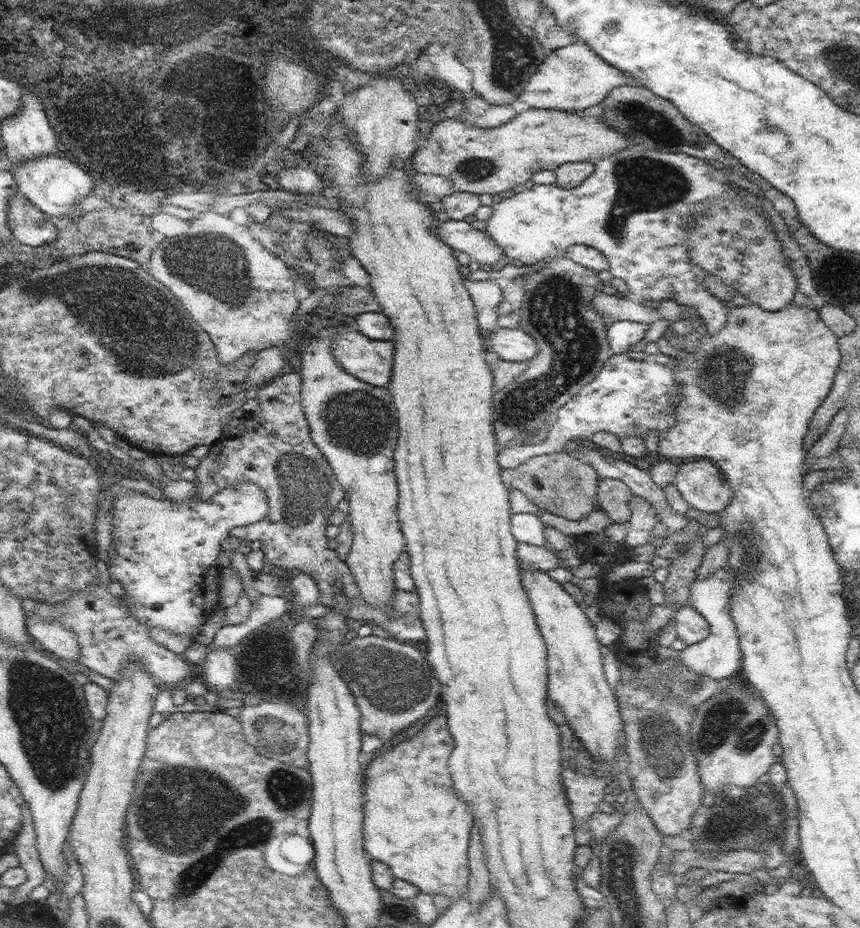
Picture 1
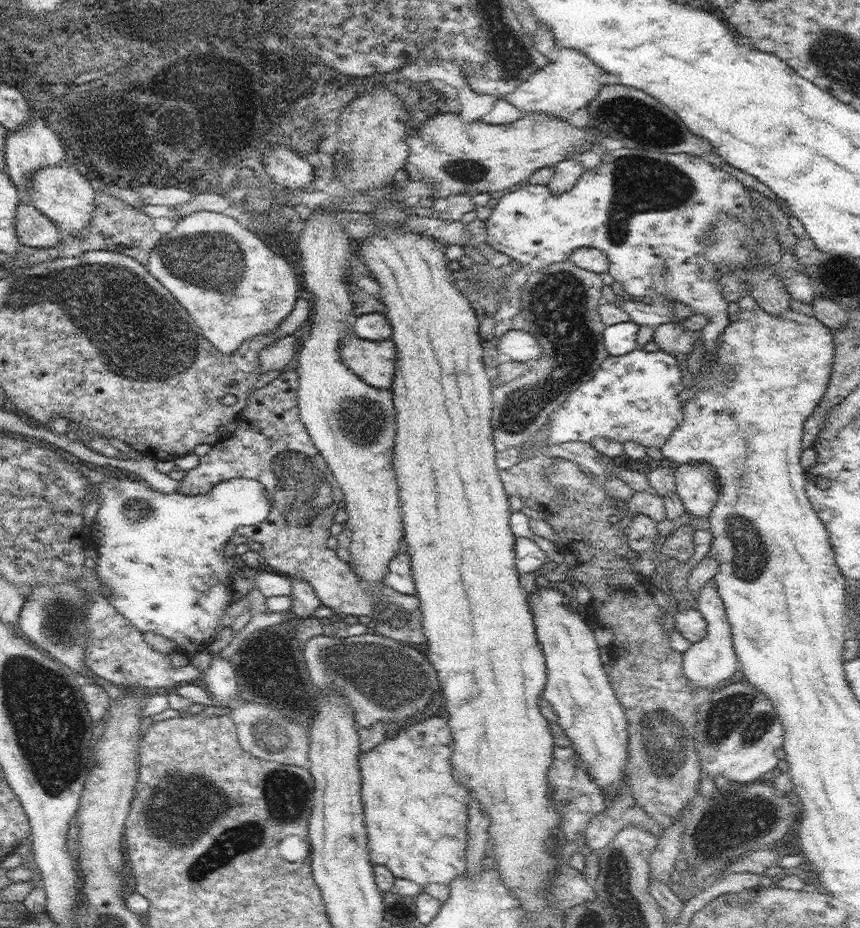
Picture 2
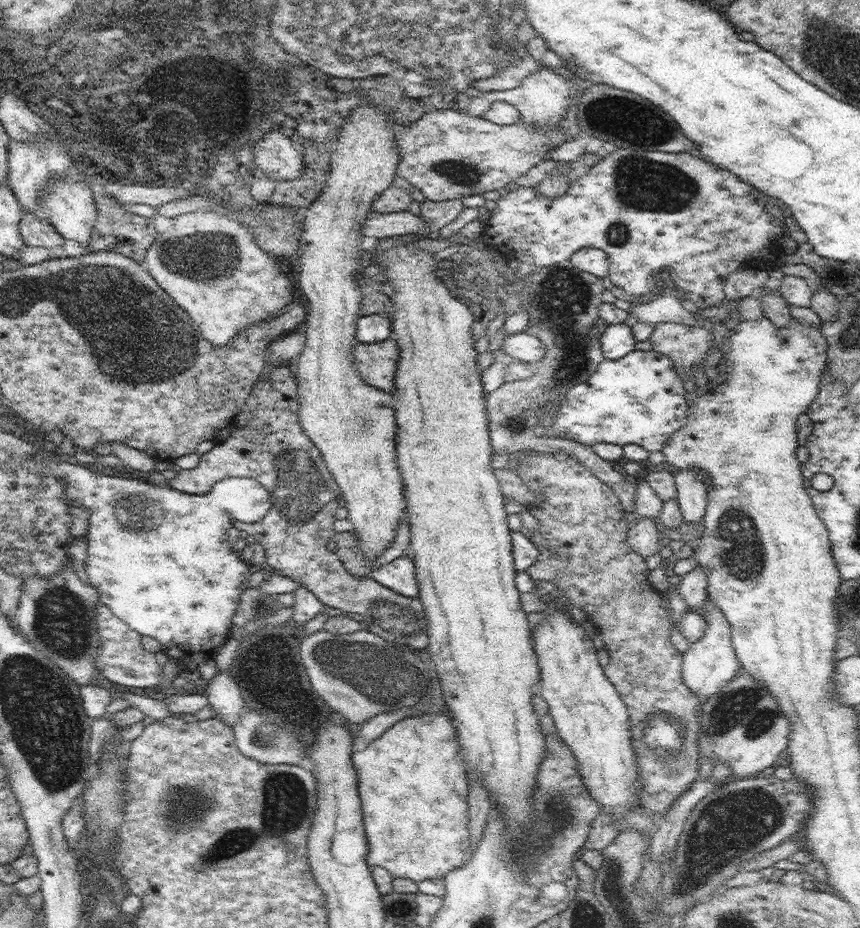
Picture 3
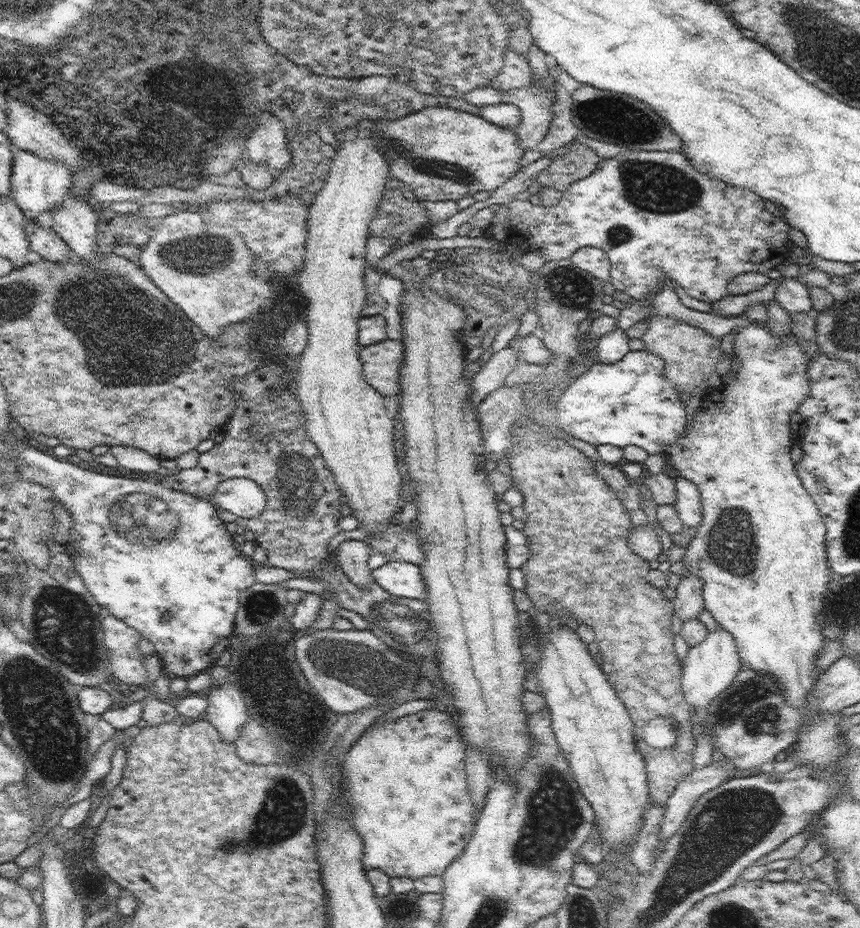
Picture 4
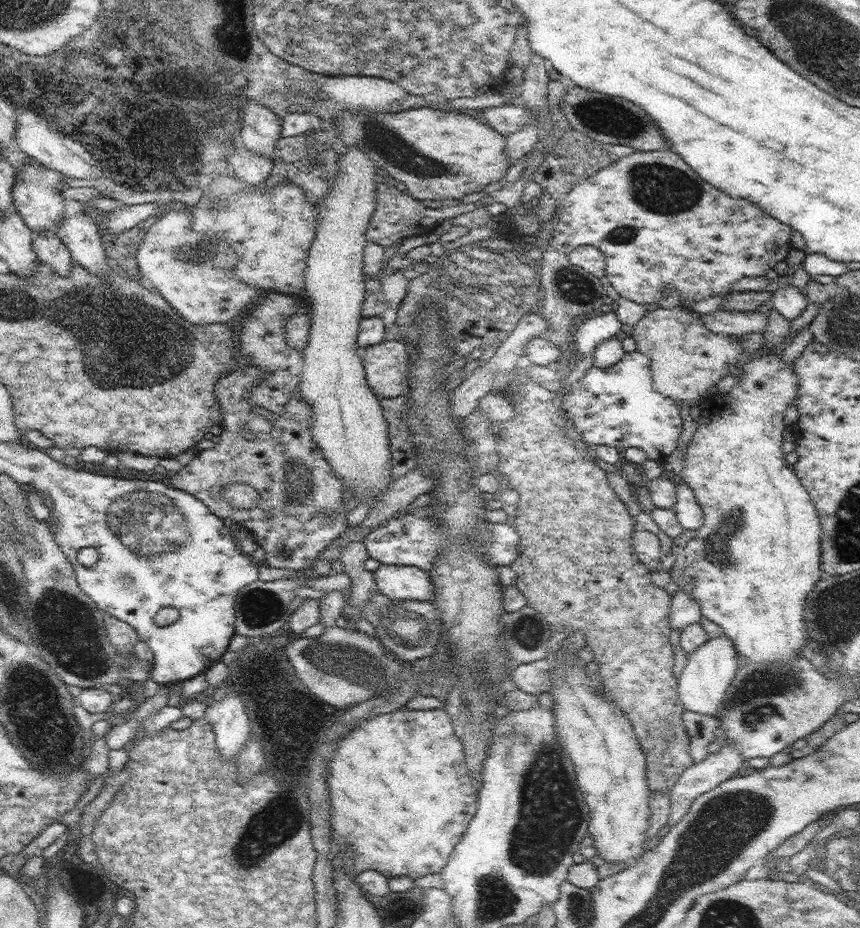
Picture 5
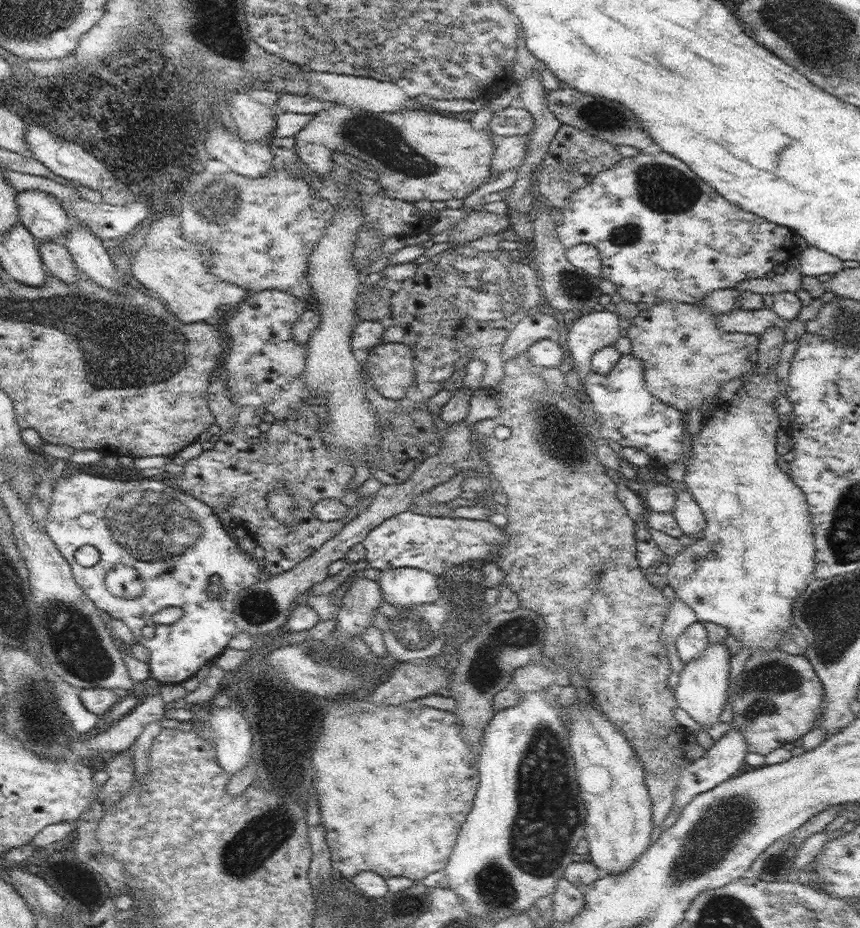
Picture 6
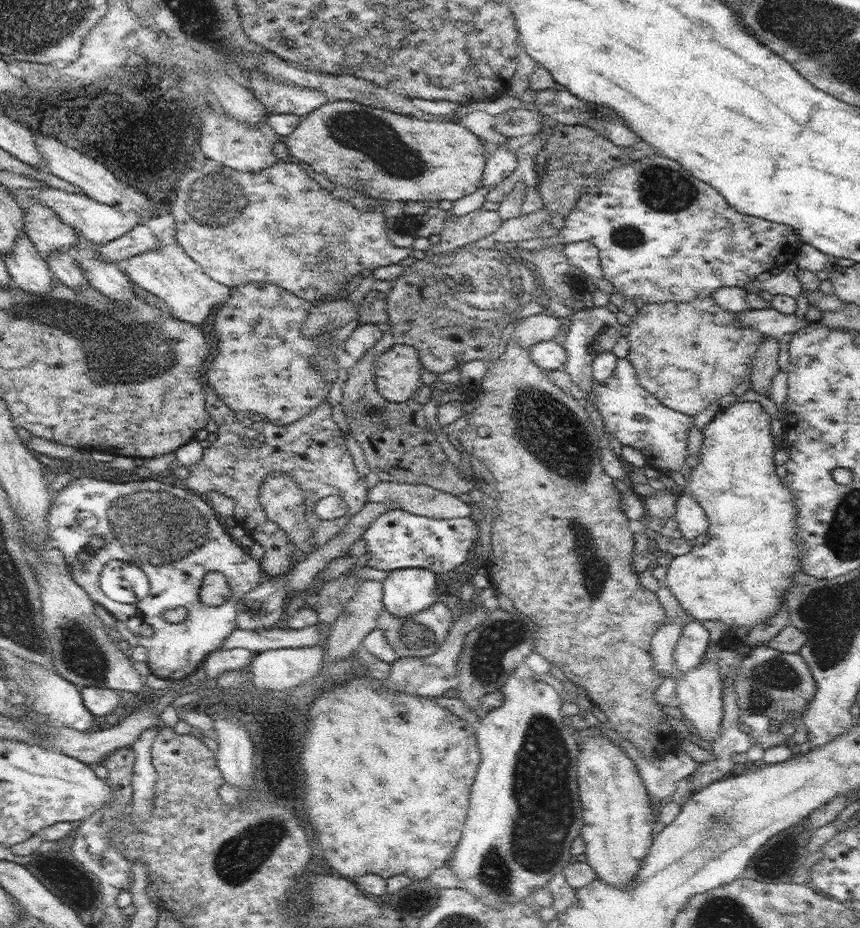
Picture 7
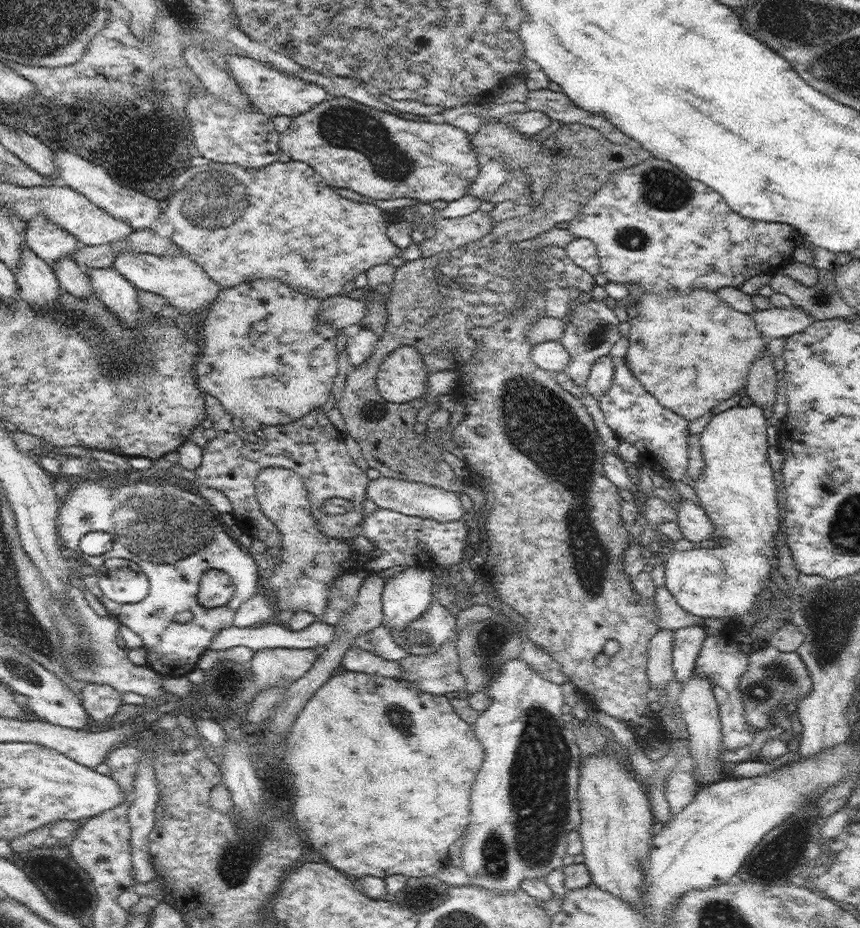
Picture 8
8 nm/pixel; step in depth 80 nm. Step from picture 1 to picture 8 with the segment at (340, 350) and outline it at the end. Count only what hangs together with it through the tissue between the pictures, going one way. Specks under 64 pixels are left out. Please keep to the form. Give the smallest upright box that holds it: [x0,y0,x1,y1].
[375,346,429,403]

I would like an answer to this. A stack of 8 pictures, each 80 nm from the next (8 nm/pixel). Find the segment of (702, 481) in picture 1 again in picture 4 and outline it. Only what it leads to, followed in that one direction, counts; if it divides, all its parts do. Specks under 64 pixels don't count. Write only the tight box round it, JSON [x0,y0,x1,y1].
[675,476,702,527]

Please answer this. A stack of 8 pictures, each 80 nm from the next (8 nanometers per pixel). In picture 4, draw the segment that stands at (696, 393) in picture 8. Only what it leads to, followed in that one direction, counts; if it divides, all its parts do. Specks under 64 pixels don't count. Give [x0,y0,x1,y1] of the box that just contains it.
[640,314,724,394]

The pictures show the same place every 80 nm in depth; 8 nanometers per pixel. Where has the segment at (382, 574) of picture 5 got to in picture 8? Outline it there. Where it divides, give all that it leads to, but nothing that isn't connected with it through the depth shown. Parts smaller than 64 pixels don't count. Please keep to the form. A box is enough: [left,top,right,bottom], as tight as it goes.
[382,565,435,632]

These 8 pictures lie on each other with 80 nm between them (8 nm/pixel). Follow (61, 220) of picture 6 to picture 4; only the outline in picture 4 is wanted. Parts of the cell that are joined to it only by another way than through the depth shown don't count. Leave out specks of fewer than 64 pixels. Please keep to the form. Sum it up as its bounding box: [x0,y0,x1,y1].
[9,147,72,221]

